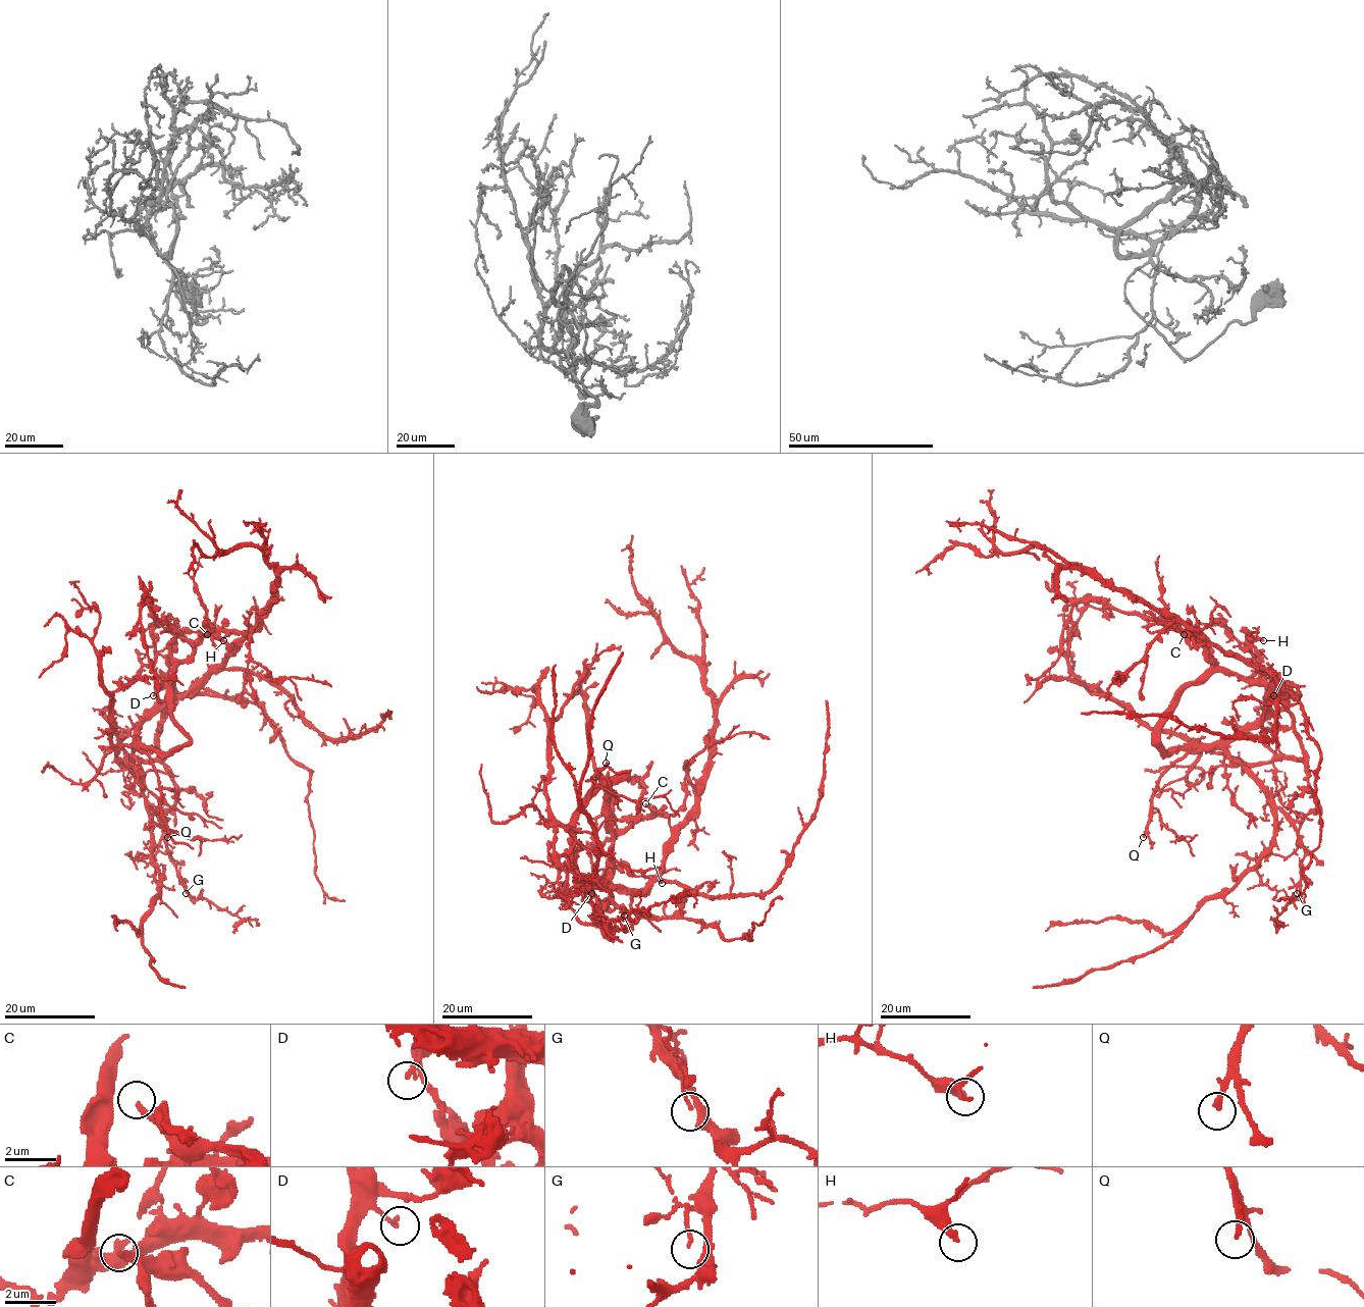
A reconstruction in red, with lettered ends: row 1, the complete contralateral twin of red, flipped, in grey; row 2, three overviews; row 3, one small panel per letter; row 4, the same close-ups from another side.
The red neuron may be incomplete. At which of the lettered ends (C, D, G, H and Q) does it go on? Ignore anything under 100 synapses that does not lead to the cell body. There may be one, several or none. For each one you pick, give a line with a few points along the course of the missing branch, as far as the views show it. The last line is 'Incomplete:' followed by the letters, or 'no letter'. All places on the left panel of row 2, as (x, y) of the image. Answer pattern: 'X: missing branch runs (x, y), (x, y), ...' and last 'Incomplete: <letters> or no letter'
Incomplete: Q

